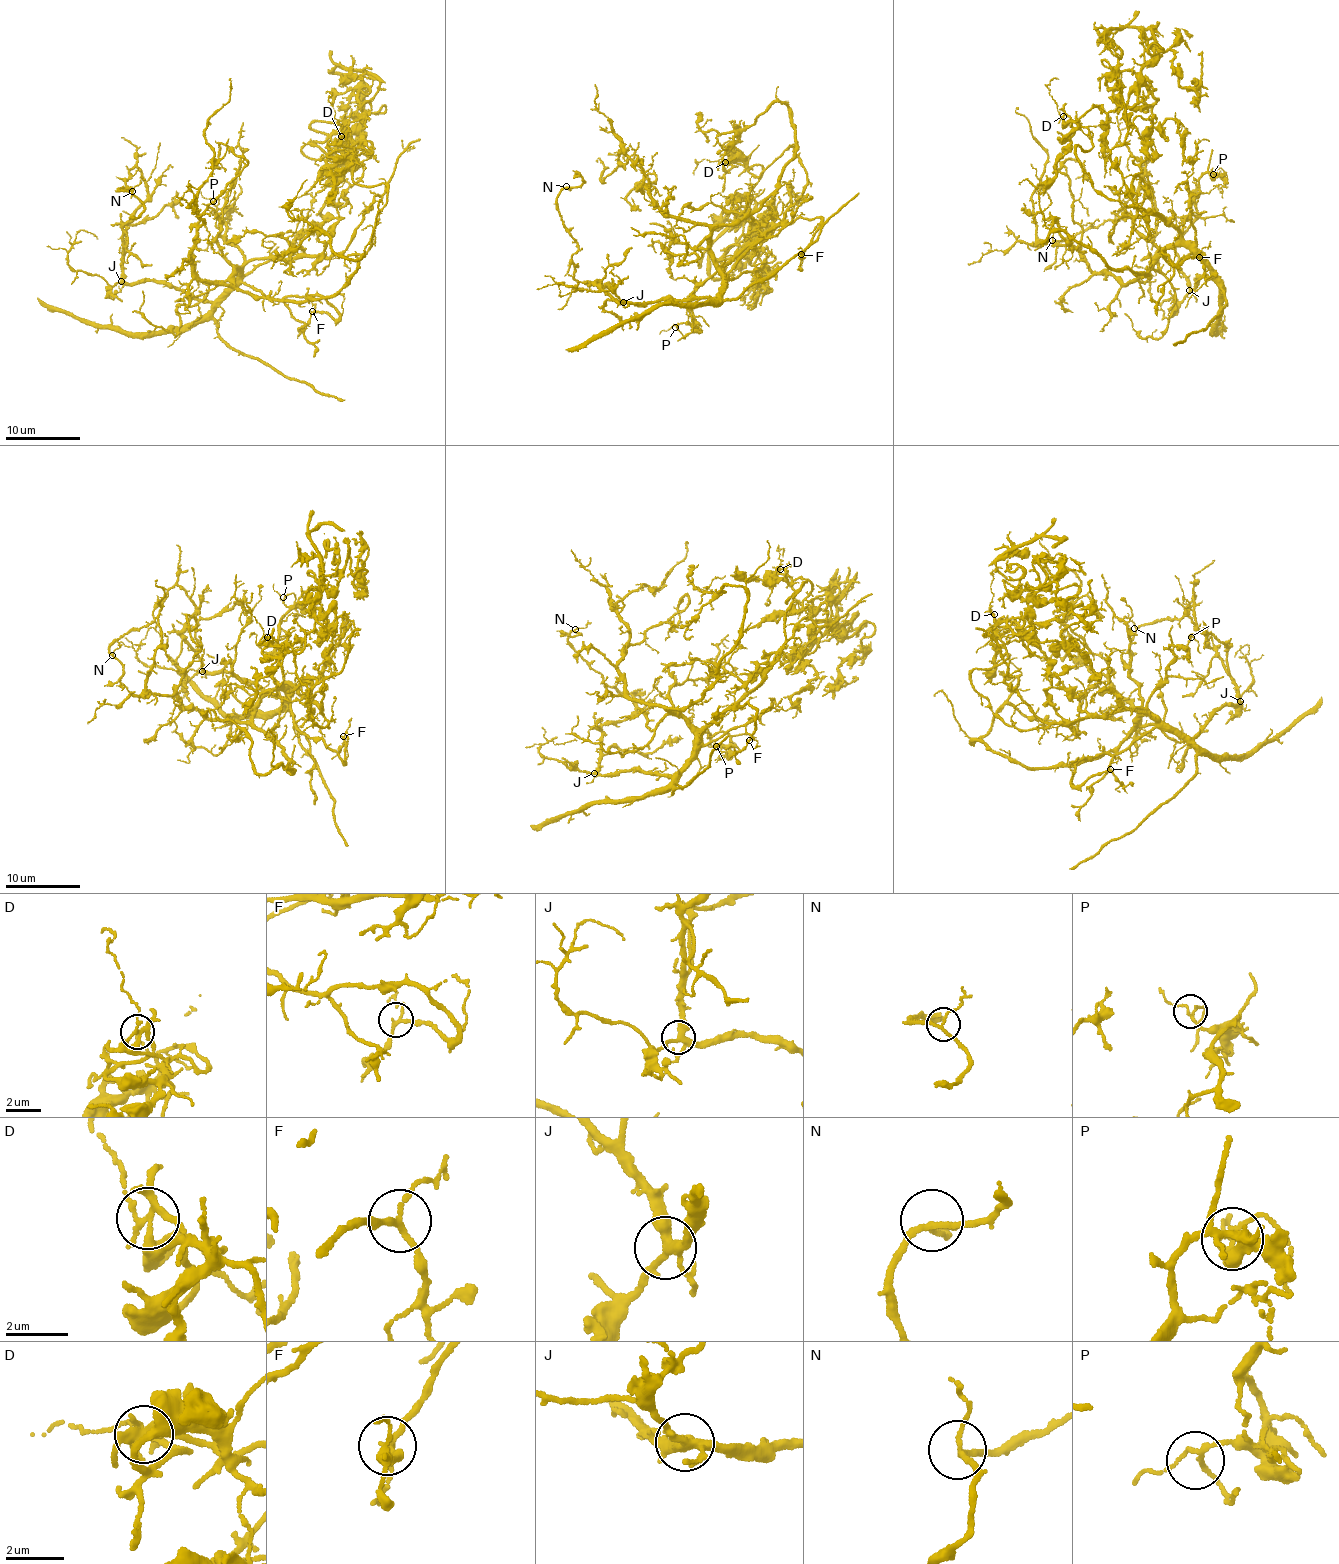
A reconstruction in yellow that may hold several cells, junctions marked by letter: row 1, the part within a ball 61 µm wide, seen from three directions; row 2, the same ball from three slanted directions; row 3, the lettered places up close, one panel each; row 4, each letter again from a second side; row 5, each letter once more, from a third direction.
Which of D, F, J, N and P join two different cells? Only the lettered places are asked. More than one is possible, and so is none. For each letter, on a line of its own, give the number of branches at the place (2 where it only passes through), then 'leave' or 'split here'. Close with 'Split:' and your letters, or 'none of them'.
D: 4 | split here
F: 3 | leave
J: 4 | leave
N: 3 | leave
P: 3 | leave
Split: D

